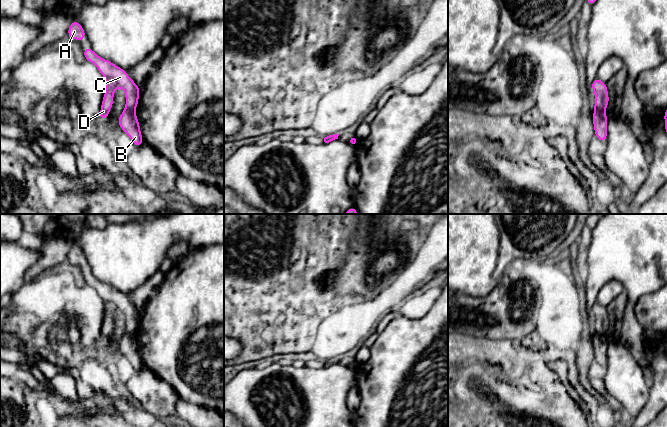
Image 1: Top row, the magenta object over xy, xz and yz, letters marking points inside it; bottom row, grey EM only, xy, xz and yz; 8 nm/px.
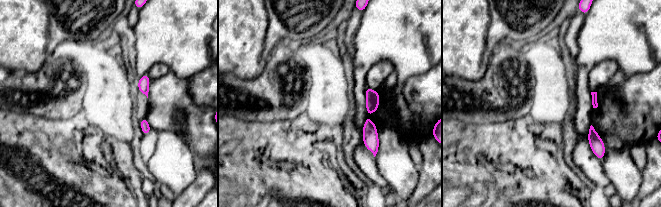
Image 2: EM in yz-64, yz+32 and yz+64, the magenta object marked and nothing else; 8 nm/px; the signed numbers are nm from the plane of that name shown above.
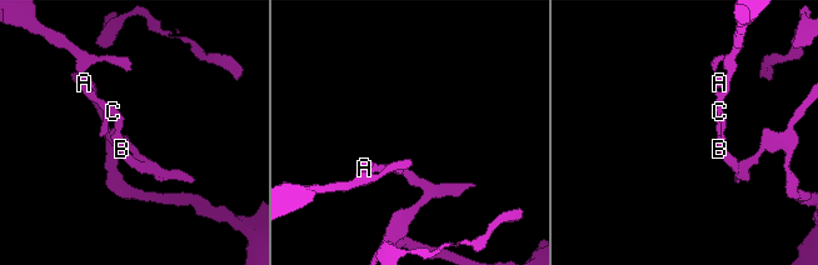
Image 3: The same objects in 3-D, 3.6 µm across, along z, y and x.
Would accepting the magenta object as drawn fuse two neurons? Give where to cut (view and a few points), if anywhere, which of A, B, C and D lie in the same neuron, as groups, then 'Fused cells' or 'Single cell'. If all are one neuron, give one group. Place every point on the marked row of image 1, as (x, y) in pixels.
Split along yz (594, 108), (604, 111). Groups: A C D / B. Fused cells

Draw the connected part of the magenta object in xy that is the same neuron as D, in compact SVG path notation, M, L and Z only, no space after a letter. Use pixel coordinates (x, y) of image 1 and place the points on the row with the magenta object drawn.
M91 48L83 50L87 61L93 63L104 76L106 88L103 96L99 118L103 121L109 117L109 110L113 107L115 89L120 86L126 94L125 109L135 110L138 106L140 87L128 76L127 72L112 62L99 57Z

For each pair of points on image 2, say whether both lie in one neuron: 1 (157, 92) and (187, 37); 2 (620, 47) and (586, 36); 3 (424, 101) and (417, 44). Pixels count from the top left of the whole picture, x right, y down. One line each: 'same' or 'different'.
1: different
2: same
3: different

